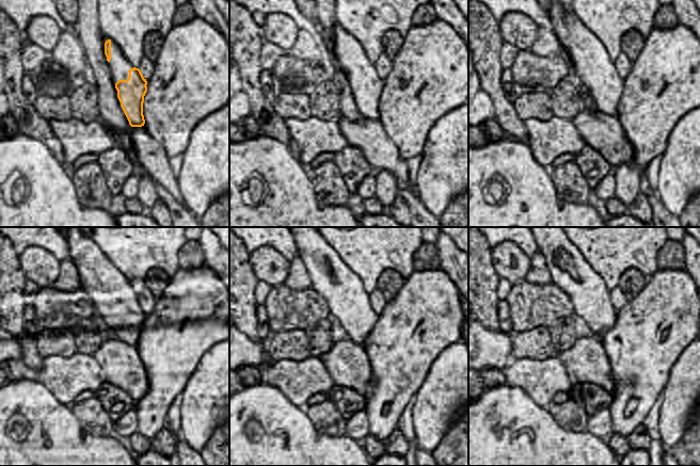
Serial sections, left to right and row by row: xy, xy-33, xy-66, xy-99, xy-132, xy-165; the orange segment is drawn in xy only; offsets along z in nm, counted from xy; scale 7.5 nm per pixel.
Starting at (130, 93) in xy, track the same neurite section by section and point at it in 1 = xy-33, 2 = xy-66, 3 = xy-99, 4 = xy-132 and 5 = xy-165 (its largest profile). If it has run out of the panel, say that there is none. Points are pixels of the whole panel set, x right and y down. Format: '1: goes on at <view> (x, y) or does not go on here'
1: goes on at xy-33 (367, 93)
2: goes on at xy-66 (571, 32)
3: goes on at xy-99 (91, 264)
4: goes on at xy-132 (321, 259)
5: goes on at xy-165 (560, 254)

